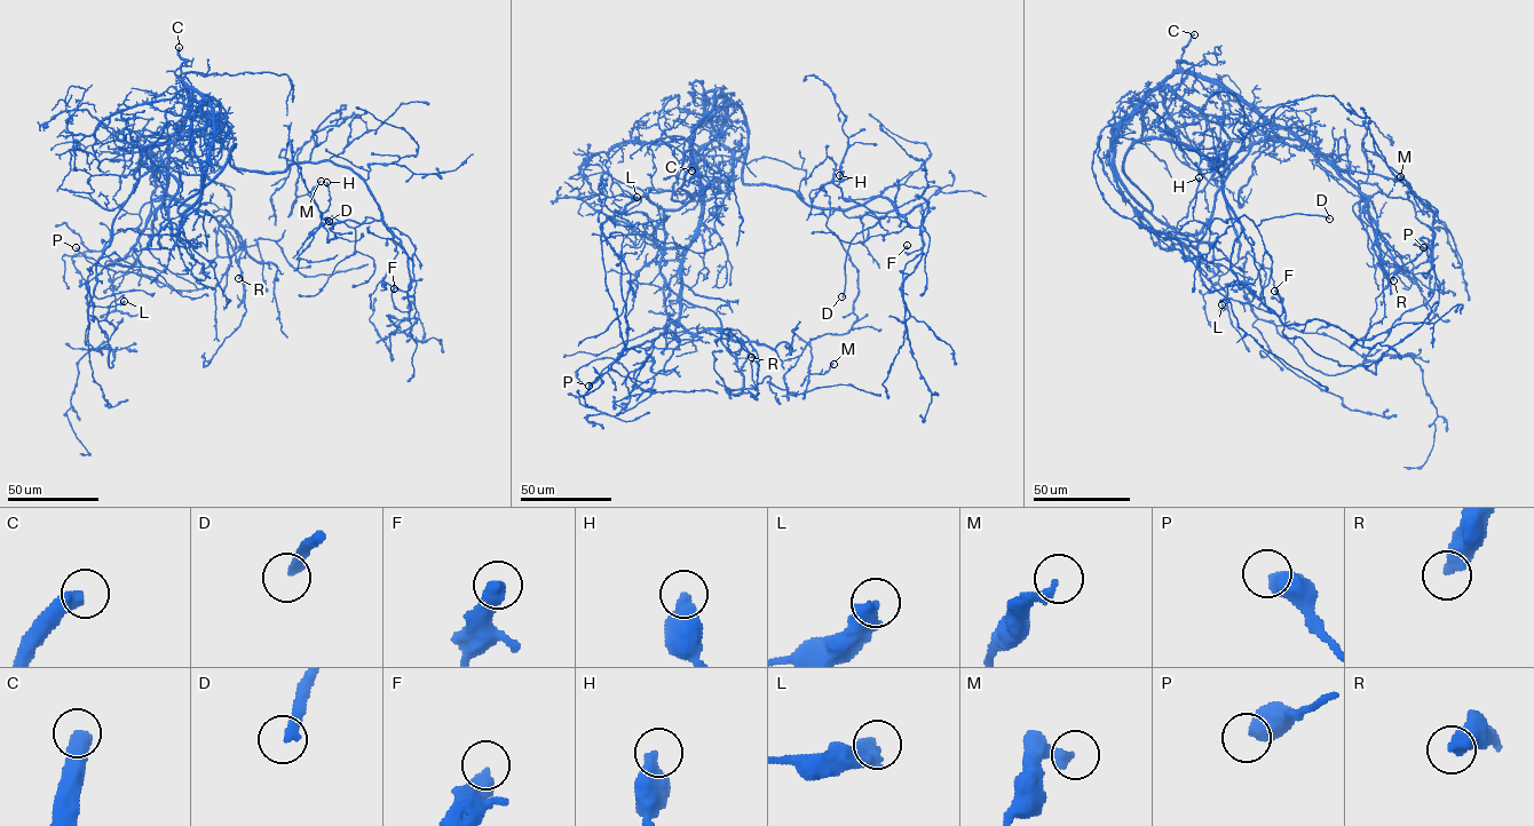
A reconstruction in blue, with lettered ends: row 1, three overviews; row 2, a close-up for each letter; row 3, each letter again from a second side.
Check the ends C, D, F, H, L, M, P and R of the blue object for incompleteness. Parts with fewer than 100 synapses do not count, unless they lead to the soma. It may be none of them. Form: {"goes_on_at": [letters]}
{"goes_on_at": ["C", "D"]}

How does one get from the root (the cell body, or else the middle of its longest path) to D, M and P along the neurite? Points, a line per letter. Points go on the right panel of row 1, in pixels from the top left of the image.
D: (1143, 193), (1123, 171), (1127, 150), (1170, 139), (1212, 168), (1235, 155), (1222, 188), (1238, 217), (1329, 219)
M: (1143, 193), (1136, 143), (1217, 167), (1315, 95), (1368, 117), (1400, 176)
P: (1143, 193), (1155, 216), (1196, 235), (1252, 144), (1303, 140), (1357, 183), (1389, 267), (1414, 261), (1423, 247)

